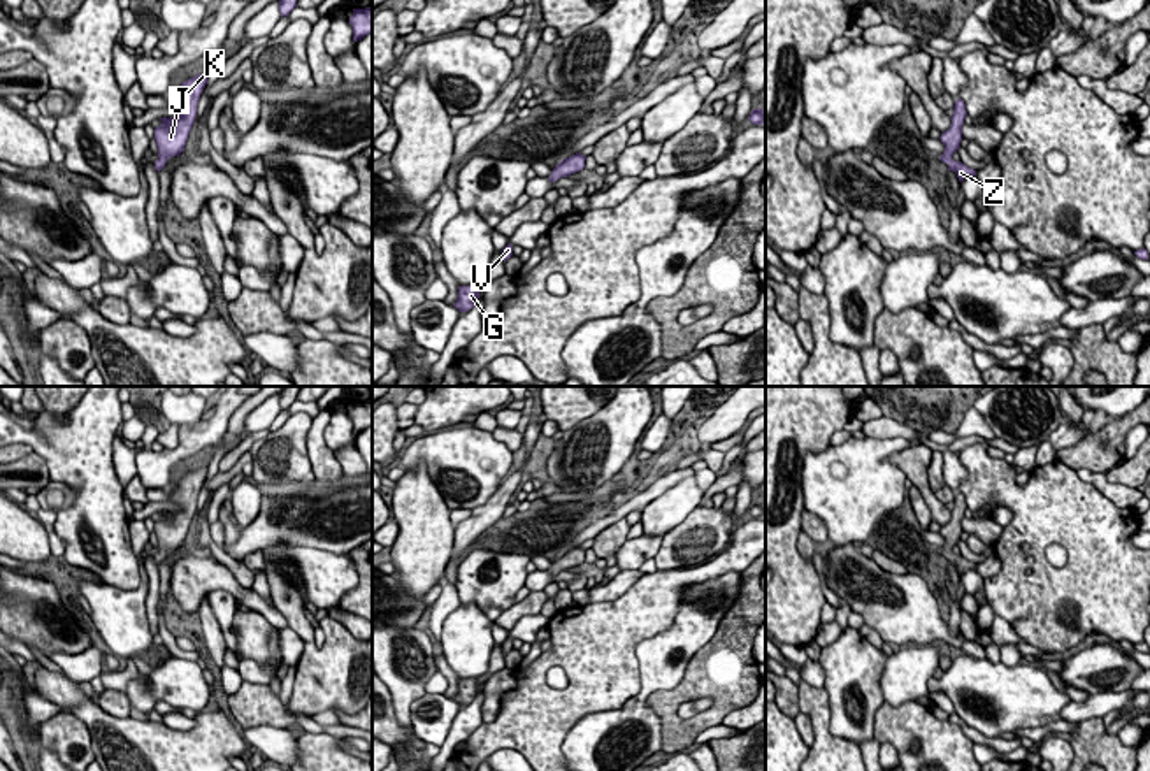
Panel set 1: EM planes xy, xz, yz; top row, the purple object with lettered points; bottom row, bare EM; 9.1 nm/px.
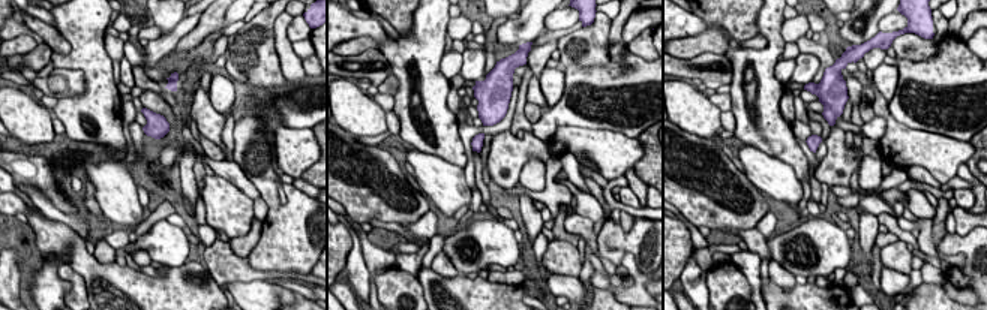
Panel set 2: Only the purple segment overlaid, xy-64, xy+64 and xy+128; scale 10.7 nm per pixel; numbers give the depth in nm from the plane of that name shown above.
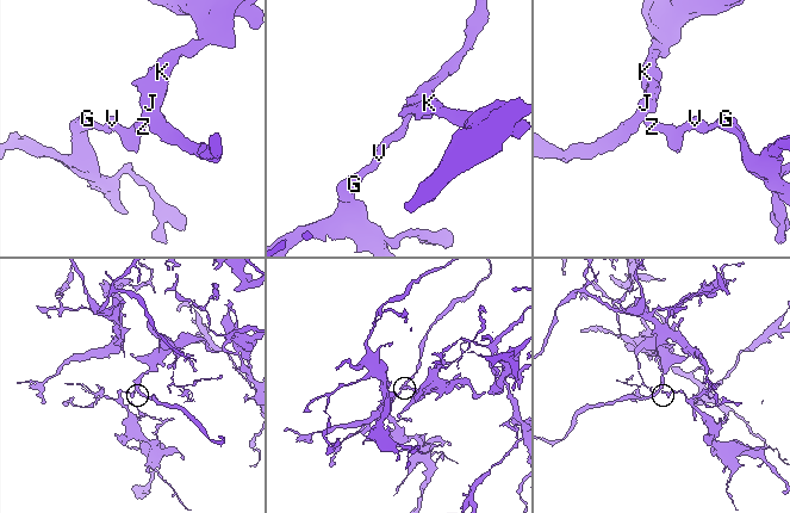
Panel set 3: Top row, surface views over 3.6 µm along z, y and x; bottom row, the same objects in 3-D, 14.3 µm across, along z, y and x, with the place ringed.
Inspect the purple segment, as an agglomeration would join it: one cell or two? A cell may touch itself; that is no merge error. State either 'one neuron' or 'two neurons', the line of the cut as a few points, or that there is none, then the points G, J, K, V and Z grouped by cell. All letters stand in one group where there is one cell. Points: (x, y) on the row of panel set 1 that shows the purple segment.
one neuron; no cut; G J K V Z

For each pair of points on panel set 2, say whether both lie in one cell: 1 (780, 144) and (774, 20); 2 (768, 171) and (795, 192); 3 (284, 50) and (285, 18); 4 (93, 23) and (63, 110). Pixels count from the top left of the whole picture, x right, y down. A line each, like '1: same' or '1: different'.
1: same
2: same
3: same
4: same

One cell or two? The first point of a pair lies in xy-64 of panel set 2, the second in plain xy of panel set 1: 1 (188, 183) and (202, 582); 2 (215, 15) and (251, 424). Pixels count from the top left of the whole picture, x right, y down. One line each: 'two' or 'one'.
1: two
2: two

